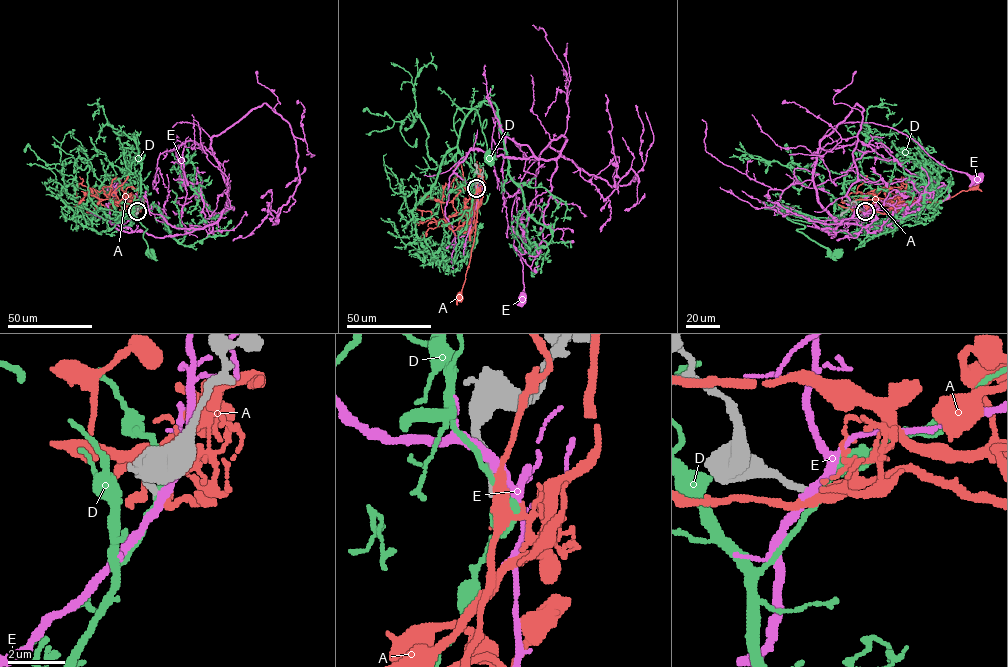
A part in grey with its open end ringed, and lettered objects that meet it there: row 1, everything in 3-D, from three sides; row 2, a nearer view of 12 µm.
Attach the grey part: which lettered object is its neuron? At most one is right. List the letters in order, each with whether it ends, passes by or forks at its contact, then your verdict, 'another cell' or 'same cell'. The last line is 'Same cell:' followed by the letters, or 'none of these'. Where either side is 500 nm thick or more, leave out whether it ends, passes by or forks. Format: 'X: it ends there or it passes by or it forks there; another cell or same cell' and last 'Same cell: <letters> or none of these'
A: it passes by; another cell
D: it passes by; another cell
E: it passes by; another cell
Same cell: none of these

